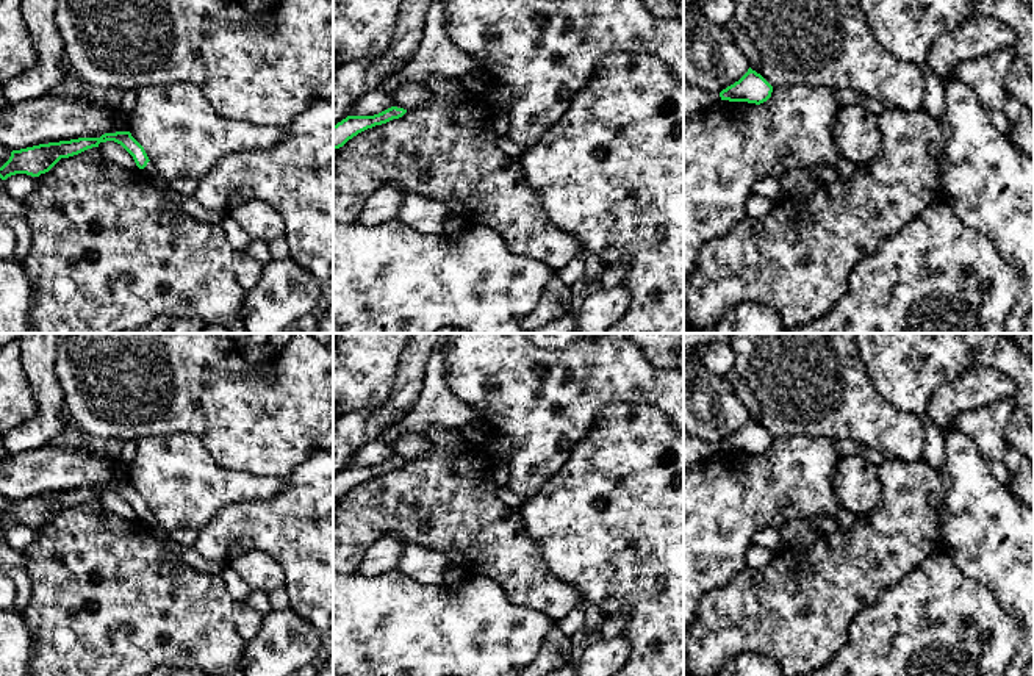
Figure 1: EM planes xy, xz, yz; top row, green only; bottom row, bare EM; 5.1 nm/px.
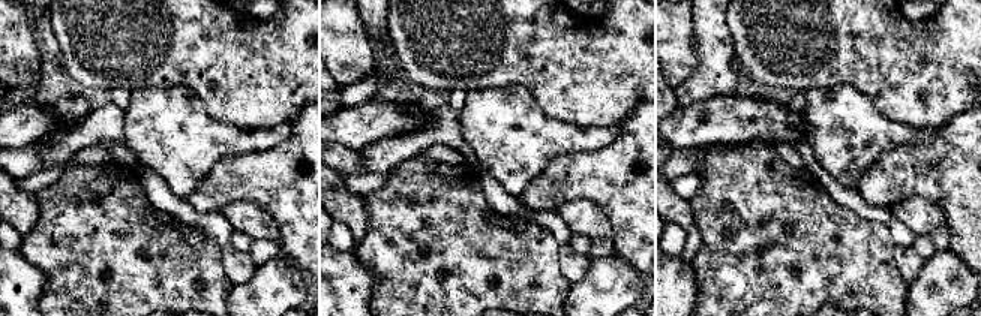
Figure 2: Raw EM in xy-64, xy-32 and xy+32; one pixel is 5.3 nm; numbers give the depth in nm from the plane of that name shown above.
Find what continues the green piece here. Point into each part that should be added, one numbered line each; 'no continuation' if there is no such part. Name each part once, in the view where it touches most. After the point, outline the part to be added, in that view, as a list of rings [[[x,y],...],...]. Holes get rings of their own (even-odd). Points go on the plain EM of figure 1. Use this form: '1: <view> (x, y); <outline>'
1: xy (191, 557); [[[149,512],[144,520],[141,520],[155,535],[163,535],[171,541],[171,548],[175,554],[178,554],[183,559],[183,563],[188,566],[205,573],[205,574],[214,574],[217,576],[227,565],[221,565],[217,562],[208,562],[205,560],[194,546],[185,546],[177,543],[169,537],[169,534],[161,527],[161,524],[156,521],[156,518]]]

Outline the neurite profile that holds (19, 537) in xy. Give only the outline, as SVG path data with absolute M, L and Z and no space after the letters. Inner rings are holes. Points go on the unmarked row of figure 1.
M16 524L5 530L6 543L20 552L23 552L39 537L41 537L39 527L31 527L27 524Z

